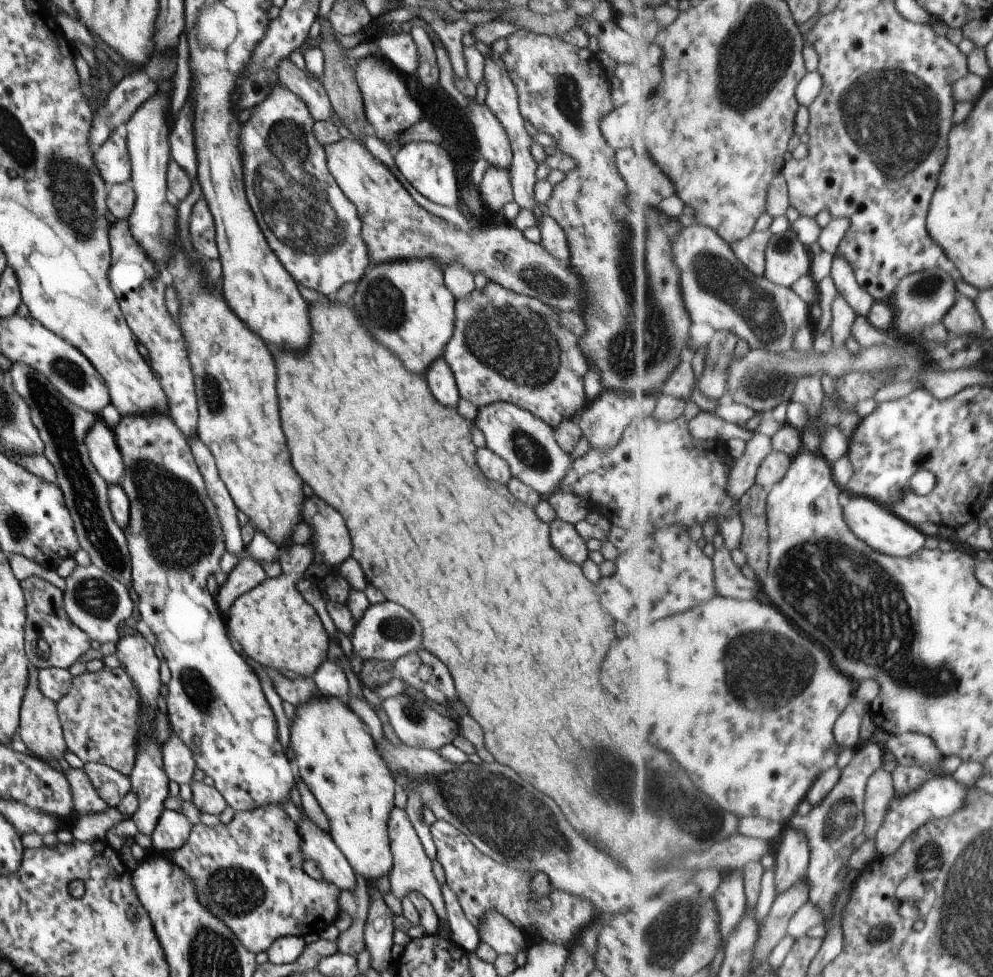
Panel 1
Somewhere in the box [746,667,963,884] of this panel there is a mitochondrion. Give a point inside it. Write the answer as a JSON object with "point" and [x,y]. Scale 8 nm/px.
{"point":[843,817]}

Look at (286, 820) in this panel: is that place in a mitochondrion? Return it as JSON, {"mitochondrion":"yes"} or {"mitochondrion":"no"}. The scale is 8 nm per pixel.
{"mitochondrion":"no"}

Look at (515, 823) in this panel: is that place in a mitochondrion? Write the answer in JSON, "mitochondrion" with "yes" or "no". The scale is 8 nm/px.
{"mitochondrion":"yes"}

